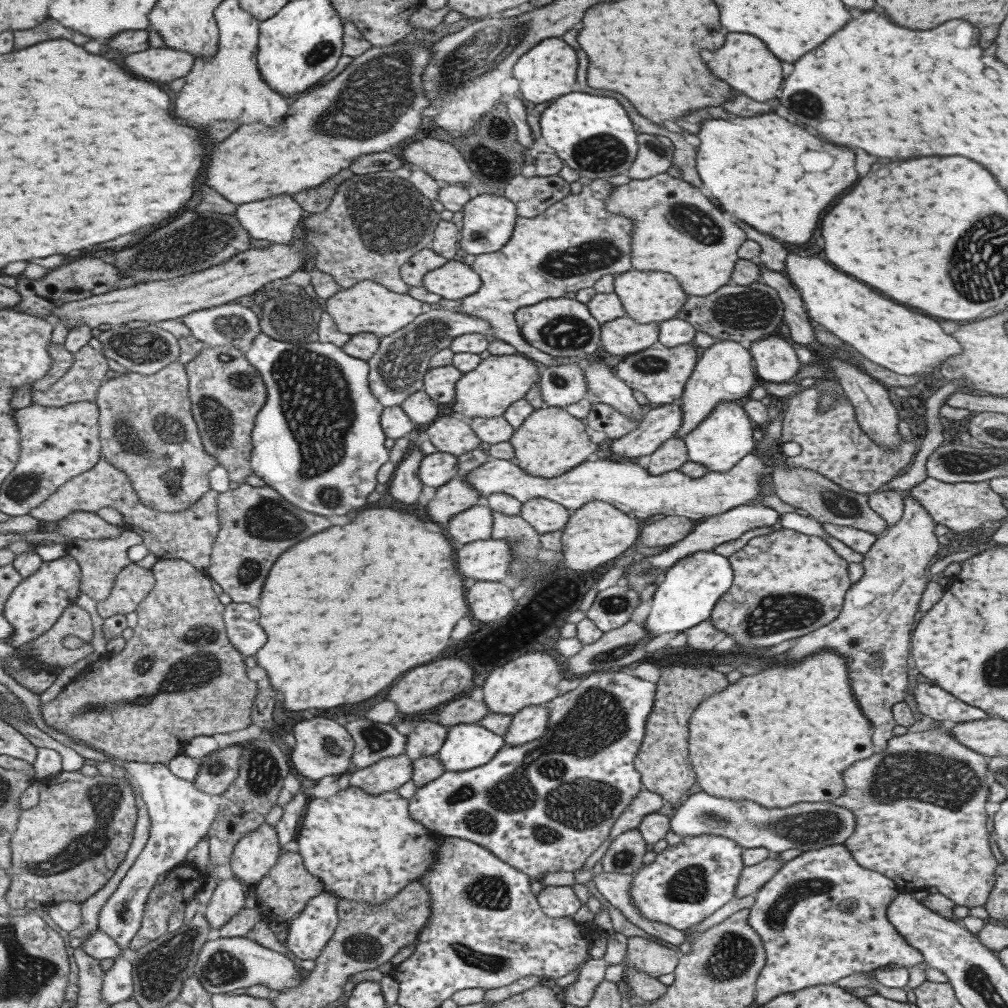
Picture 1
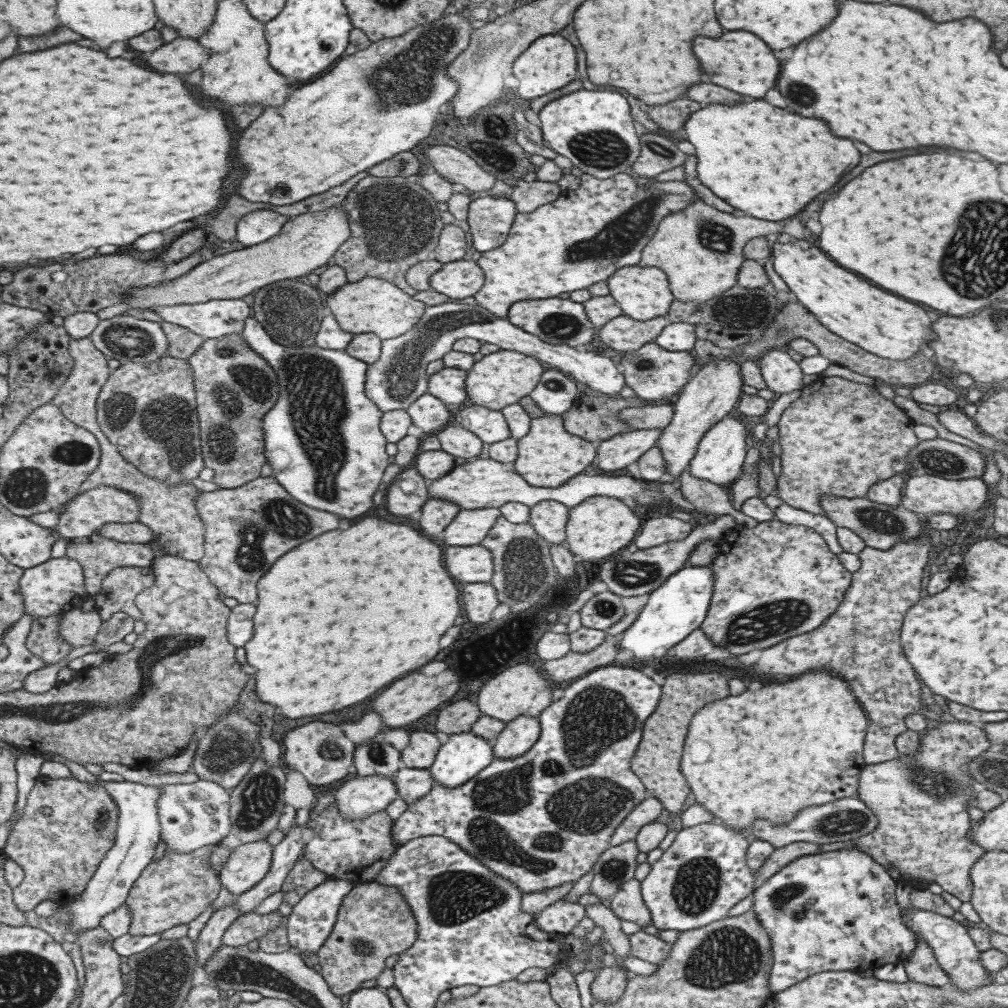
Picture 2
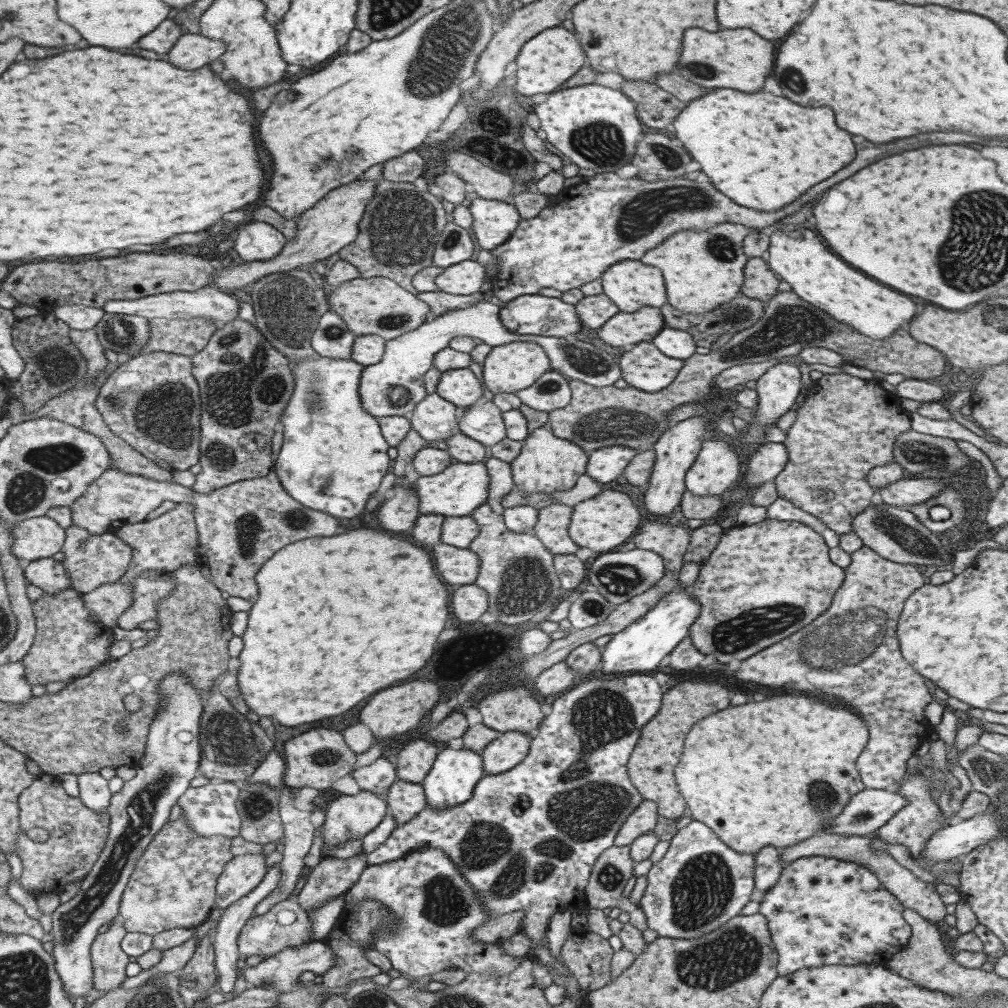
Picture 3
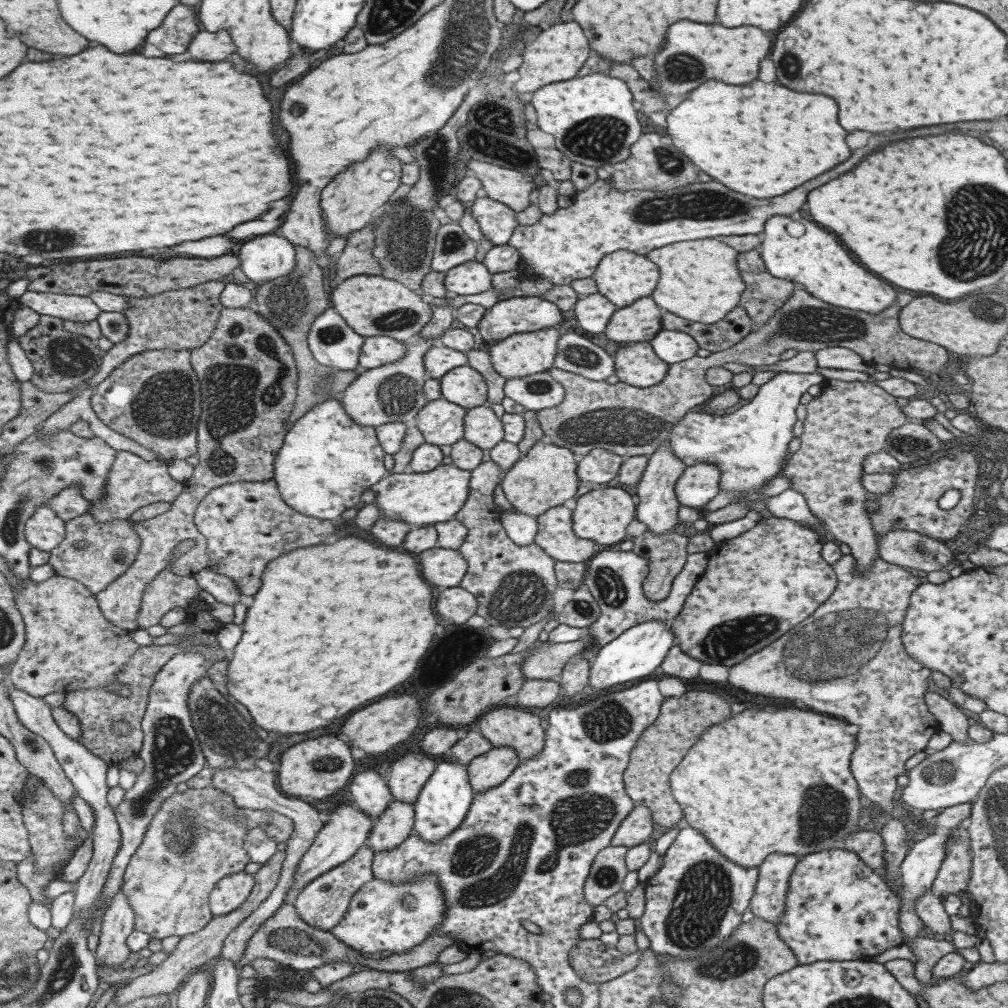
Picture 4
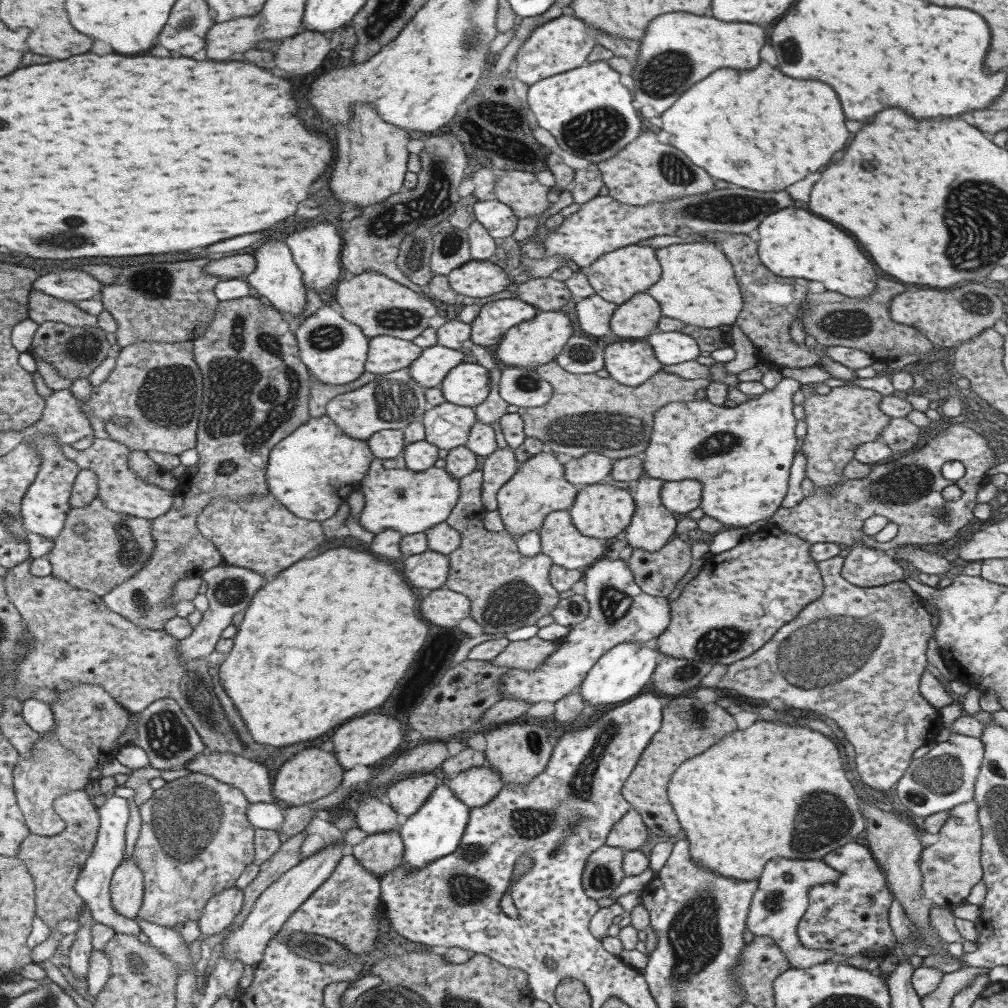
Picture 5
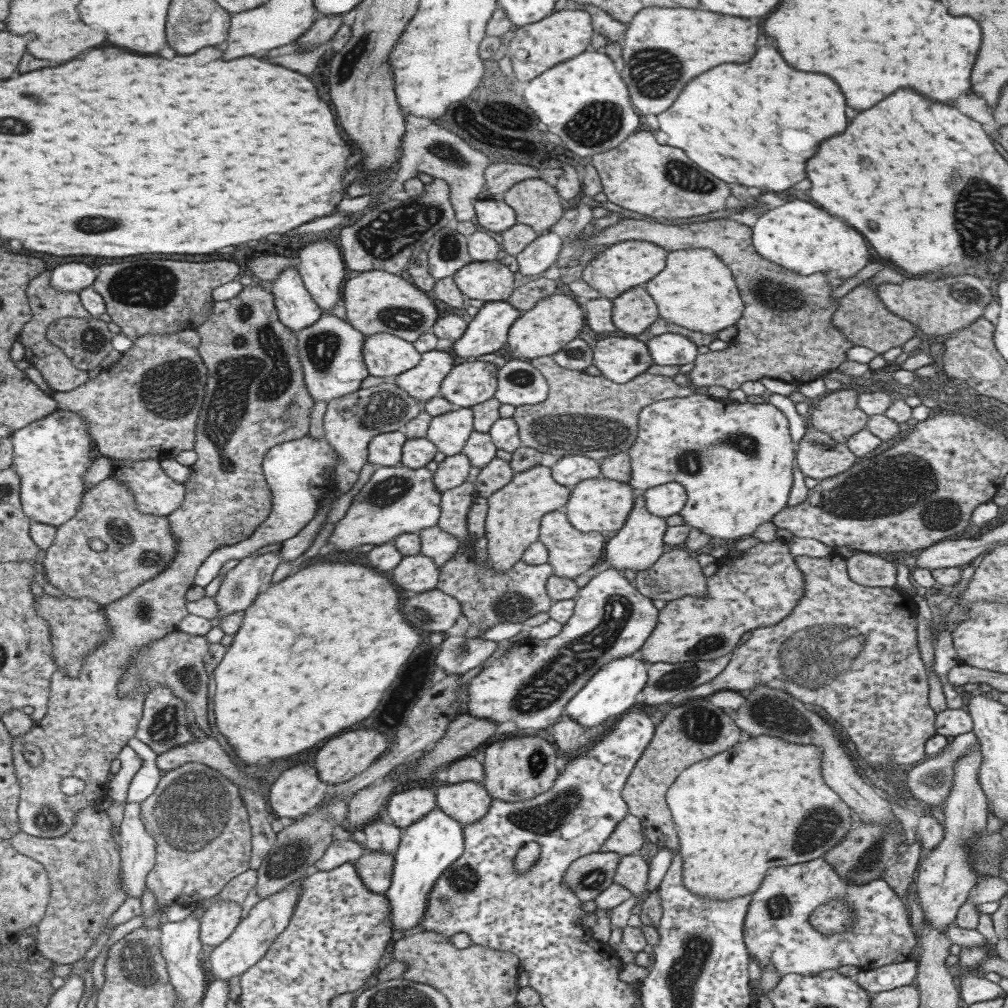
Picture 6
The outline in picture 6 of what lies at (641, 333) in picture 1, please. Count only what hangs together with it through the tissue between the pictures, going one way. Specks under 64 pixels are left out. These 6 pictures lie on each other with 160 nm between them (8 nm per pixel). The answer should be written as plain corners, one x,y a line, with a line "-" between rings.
641,285
629,288
611,302
614,327
629,336
644,332
658,317
656,304

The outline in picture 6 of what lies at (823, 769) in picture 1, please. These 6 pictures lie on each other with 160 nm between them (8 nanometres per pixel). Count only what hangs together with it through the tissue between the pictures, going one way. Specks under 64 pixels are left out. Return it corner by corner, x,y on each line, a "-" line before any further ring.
759,735
749,737
744,742
736,742
735,745
714,754
712,757
695,762
692,766
685,768
675,778
675,782
669,786
664,794
665,802
670,810
674,829
678,836
678,852
682,860
681,878
685,888
690,893
700,897
709,897
713,900
727,900
743,895
750,895
760,885
765,873
776,866
799,864
815,860
831,850
846,834
854,824
854,816
850,808
831,790
823,780
819,759
822,750
815,745
795,744
782,741
782,738

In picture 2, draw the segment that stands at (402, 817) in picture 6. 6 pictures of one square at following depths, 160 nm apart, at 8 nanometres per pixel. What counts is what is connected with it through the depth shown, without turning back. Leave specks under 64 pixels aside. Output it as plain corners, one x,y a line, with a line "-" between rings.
433,729
412,731
408,744
400,751
401,766
417,770
429,769
439,747
439,740

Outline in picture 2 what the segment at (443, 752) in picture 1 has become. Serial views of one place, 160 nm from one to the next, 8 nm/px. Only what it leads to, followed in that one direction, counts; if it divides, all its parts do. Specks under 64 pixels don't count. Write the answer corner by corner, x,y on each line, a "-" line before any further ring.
471,731
448,734
447,741
440,745
435,753
434,761
428,769
434,783
455,788
462,785
466,780
475,777
494,759
492,743
493,740
475,736

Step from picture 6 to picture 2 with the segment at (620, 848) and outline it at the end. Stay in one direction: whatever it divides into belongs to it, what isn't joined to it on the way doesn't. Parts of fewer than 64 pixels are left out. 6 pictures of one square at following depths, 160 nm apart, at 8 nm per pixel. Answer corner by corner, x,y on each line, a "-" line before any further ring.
647,795
615,827
608,840
609,846
634,840
637,831
648,822
654,821
661,810
663,810
662,804
656,798

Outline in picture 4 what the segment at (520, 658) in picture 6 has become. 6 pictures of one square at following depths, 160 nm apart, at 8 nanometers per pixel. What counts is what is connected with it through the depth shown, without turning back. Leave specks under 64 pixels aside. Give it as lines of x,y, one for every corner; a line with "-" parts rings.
605,550
596,553
587,564
583,584
591,593
593,600
600,608
599,617
589,625
590,647
581,654
591,662
594,656
610,640
617,638
625,630
643,622
666,622
670,623
677,617
681,610
685,597
691,592
697,579
703,574
708,562
708,554
697,552
688,554
682,569
673,577
669,594
663,600
647,600
642,593
642,580
648,573
647,560
633,552
613,552

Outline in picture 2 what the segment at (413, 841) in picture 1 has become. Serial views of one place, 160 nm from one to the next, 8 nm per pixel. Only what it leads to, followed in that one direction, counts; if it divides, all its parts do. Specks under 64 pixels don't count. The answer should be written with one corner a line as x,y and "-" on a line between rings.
335,803
329,804
319,814
310,817
309,826
313,836
304,844
304,858
328,878
348,880
354,885
370,883
376,878
375,871
380,870
397,850
398,846
391,838
393,822
385,809
349,820
341,816
337,807

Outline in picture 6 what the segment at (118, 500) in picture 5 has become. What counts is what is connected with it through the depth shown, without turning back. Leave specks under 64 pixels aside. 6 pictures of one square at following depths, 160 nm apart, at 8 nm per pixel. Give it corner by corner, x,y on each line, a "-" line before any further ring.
109,459
110,464
112,464
109,475
129,488
133,499
135,499
137,511
145,515
163,517
173,513
181,506
187,488
185,488
183,483
177,484
177,482
173,482
171,478
167,477
161,471
158,460
119,461
117,459

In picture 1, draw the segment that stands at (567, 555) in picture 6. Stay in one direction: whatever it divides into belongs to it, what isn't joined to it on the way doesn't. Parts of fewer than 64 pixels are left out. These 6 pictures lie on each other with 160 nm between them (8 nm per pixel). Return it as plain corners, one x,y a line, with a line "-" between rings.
533,498
521,503
518,516
539,535
561,530
568,520
564,506
545,498

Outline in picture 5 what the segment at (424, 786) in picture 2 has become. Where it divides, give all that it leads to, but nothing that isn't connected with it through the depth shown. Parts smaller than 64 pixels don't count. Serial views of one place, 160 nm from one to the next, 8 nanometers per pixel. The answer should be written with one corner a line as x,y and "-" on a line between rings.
397,828
368,834
348,851
365,870
380,878
402,862
403,843

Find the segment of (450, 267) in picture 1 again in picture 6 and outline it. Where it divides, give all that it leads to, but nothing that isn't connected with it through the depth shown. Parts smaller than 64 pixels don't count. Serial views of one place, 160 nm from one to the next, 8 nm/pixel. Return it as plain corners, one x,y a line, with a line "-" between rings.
495,259
485,262
472,260
451,277
465,300
505,301
514,290
513,273

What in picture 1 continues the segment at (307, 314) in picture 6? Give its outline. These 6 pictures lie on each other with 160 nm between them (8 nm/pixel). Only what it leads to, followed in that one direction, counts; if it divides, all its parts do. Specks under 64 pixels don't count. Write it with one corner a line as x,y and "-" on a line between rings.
275,195
236,205
234,217
251,238
288,244
301,210
291,195

